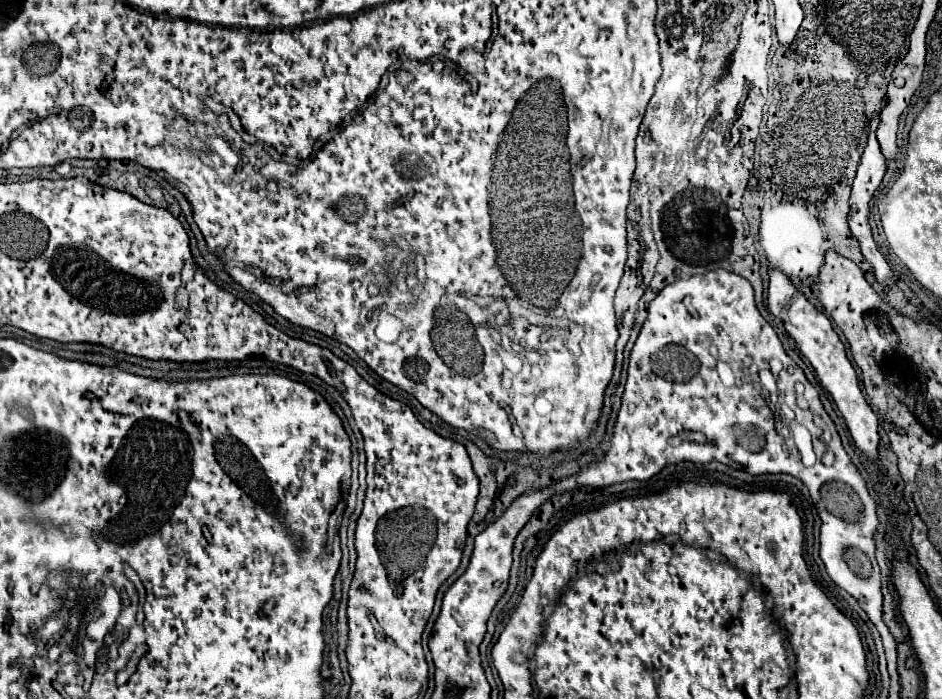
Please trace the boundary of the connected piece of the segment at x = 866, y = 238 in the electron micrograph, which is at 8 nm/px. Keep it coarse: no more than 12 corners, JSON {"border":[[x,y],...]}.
{"border":[[871,119],[869,141],[851,191],[849,229],[875,279],[895,283],[869,227],[869,201],[885,175]]}

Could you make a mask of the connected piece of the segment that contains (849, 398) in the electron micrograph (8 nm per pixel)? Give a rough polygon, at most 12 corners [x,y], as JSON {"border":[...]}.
{"border":[[769,267],[769,311],[875,463],[879,421],[829,317]]}

